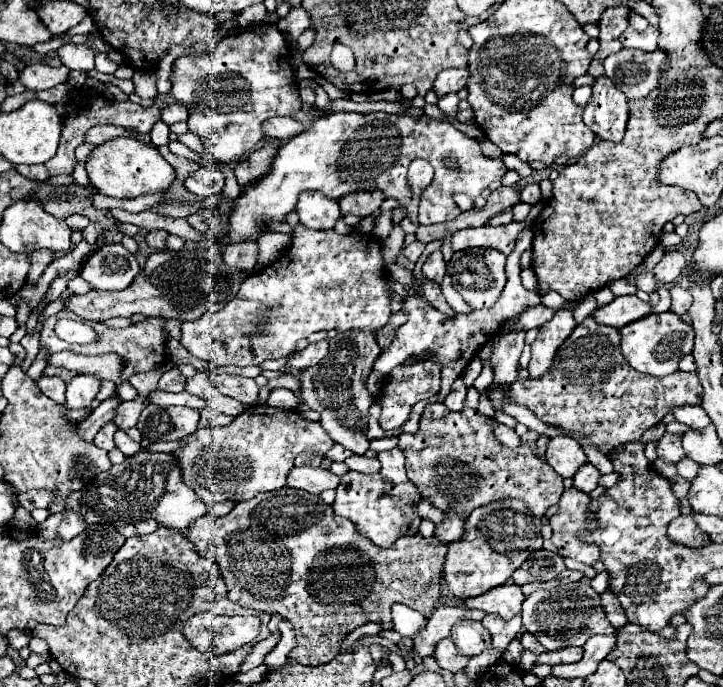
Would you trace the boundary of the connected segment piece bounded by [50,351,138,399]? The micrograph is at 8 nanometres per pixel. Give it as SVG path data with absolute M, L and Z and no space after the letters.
M62 351L62 353L54 353L50 357L50 365L58 365L58 367L70 369L70 371L77 374L98 375L102 379L108 379L108 381L116 383L116 387L120 391L118 393L120 399L134 399L138 395L138 391L134 387L130 387L128 381L122 379L124 363L116 353L78 355L78 353Z

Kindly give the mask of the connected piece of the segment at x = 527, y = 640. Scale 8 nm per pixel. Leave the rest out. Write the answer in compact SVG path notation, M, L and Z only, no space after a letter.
M524 633L522 639L520 639L520 643L522 643L526 649L530 649L532 653L536 653L536 655L540 655L540 653L546 651L546 649L540 645L540 641L538 641L534 635L530 635L530 633Z

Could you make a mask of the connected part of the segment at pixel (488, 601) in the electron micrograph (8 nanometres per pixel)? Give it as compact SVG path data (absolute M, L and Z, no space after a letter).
M504 583L492 591L486 591L484 595L466 599L464 605L468 609L482 609L486 613L496 613L502 619L512 619L514 615L520 613L522 601L524 601L524 595L520 587L514 583Z

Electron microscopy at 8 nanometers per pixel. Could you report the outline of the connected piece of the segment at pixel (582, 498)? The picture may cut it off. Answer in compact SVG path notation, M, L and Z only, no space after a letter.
M576 487L562 493L558 503L558 513L550 517L550 525L554 529L552 543L558 547L562 557L572 557L586 565L594 565L600 559L600 549L596 545L588 545L580 541L588 533L592 533L598 523L586 519L590 497Z

